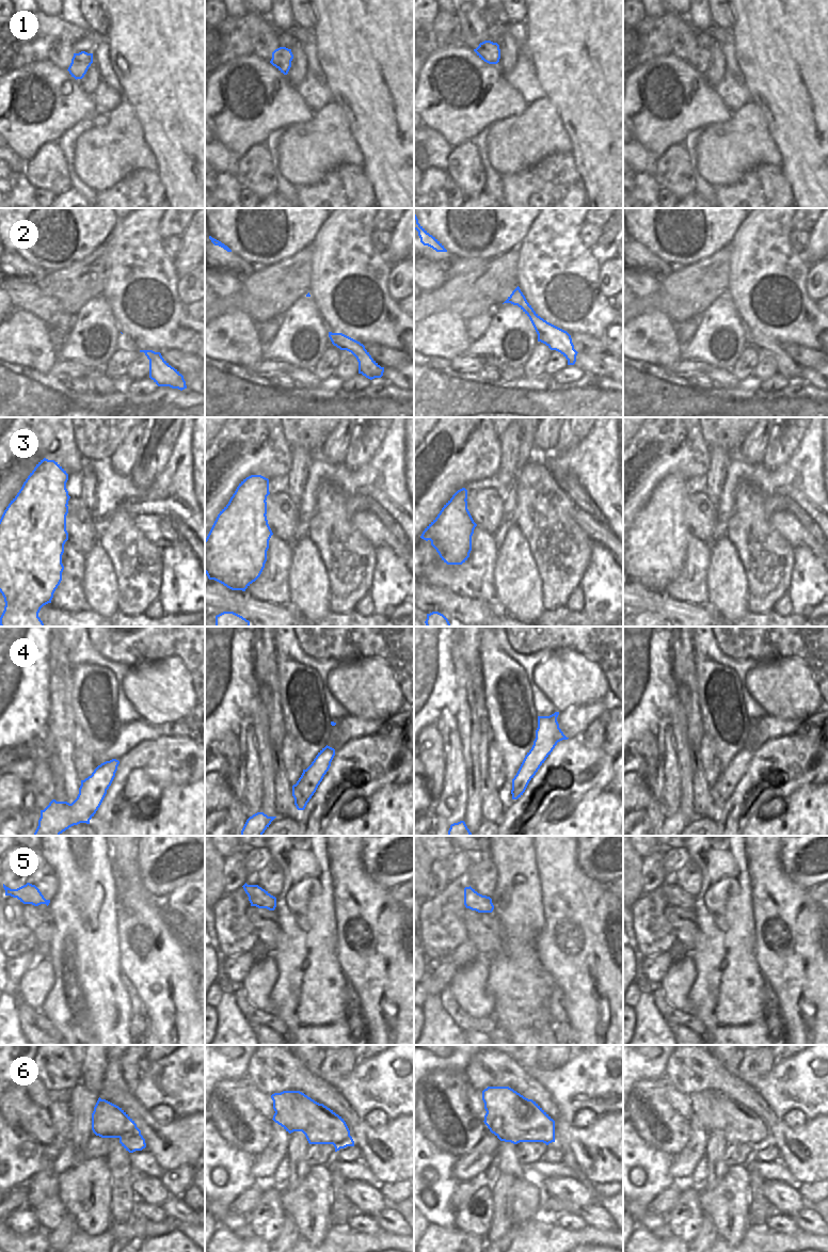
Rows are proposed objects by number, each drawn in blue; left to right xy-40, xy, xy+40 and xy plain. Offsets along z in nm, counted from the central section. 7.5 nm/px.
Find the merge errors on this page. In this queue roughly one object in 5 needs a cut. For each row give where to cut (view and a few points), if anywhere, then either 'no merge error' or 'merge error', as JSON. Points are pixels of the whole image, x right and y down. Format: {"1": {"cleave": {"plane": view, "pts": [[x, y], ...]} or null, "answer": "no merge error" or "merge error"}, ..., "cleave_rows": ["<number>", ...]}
{"1": {"cleave": null, "answer": "no merge error"}, "2": {"cleave": null, "answer": "no merge error"}, "3": {"cleave": null, "answer": "no merge error"}, "4": {"cleave": null, "answer": "no merge error"}, "5": {"cleave": null, "answer": "no merge error"}, "6": {"cleave": null, "answer": "no merge error"}, "cleave_rows": []}

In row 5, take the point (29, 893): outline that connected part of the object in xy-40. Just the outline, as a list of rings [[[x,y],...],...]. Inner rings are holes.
[[[30,883],[17,889],[11,889],[3,884],[3,888],[5,890],[5,896],[17,898],[23,904],[32,904],[34,906],[46,904],[48,906],[50,903],[50,900],[46,900],[39,889]]]

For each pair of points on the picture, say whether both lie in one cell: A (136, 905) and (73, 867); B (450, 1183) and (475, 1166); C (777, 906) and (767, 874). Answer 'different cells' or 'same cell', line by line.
A: different cells
B: different cells
C: same cell

